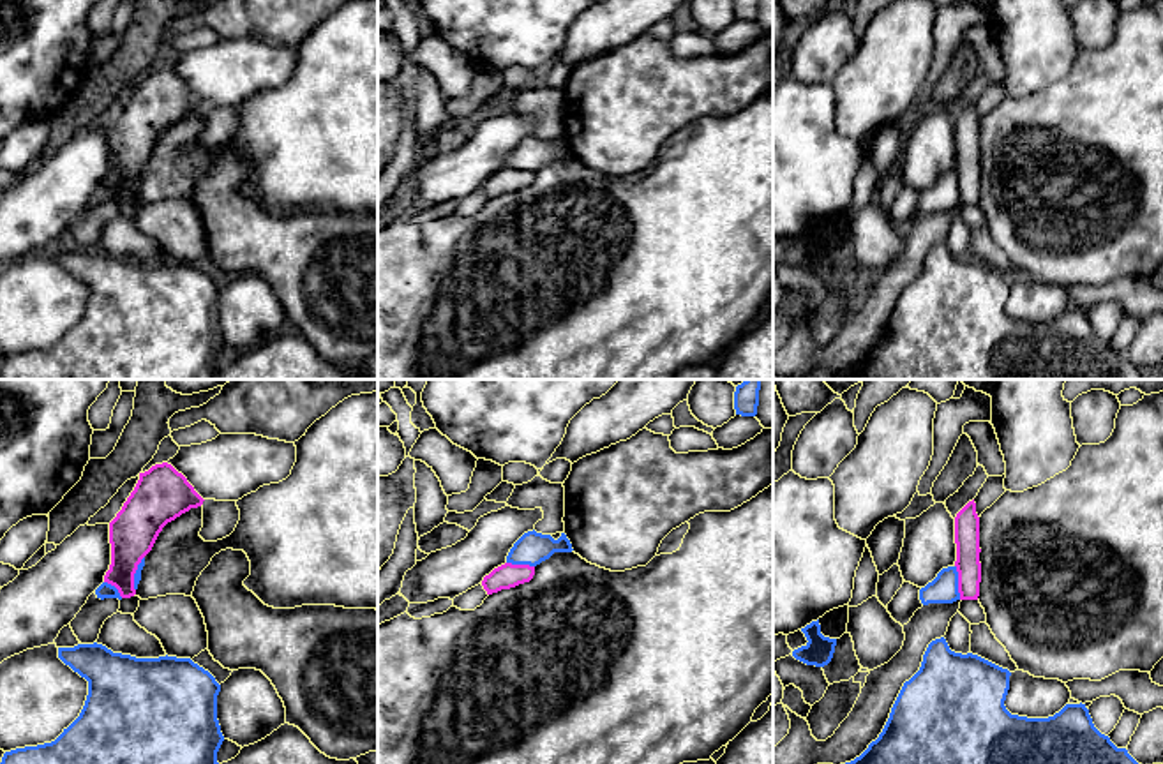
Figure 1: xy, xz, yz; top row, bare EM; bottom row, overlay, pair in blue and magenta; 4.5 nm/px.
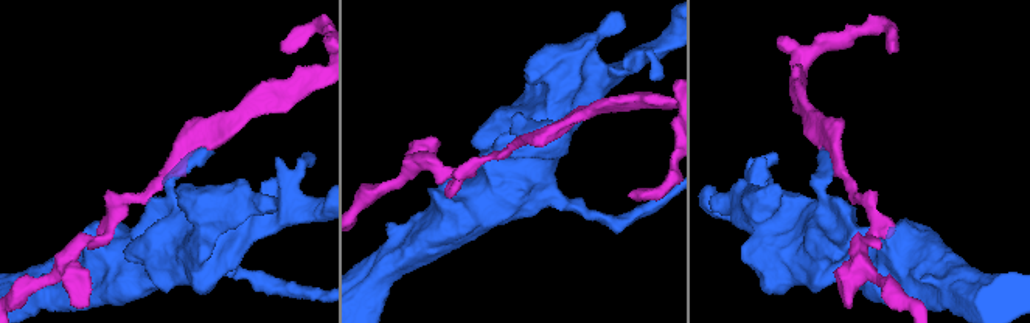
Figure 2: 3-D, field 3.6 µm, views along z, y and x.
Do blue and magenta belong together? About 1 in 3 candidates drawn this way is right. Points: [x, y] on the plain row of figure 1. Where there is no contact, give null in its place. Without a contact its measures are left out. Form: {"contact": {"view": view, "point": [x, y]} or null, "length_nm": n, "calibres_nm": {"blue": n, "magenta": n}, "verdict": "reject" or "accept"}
{"contact": {"view": "yz", "point": [957, 187]}, "length_nm": 160, "calibres_nm": {"blue": 130, "magenta": 110}, "verdict": "reject"}

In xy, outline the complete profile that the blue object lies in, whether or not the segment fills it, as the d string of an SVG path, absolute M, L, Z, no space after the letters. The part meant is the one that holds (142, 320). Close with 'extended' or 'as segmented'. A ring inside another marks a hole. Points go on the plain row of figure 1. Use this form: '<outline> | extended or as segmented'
M102 249L58 252L58 263L88 286L79 321L51 348L5 356L0 379L214 379L224 346L217 325L221 289L191 263L136 263Z | as segmented

